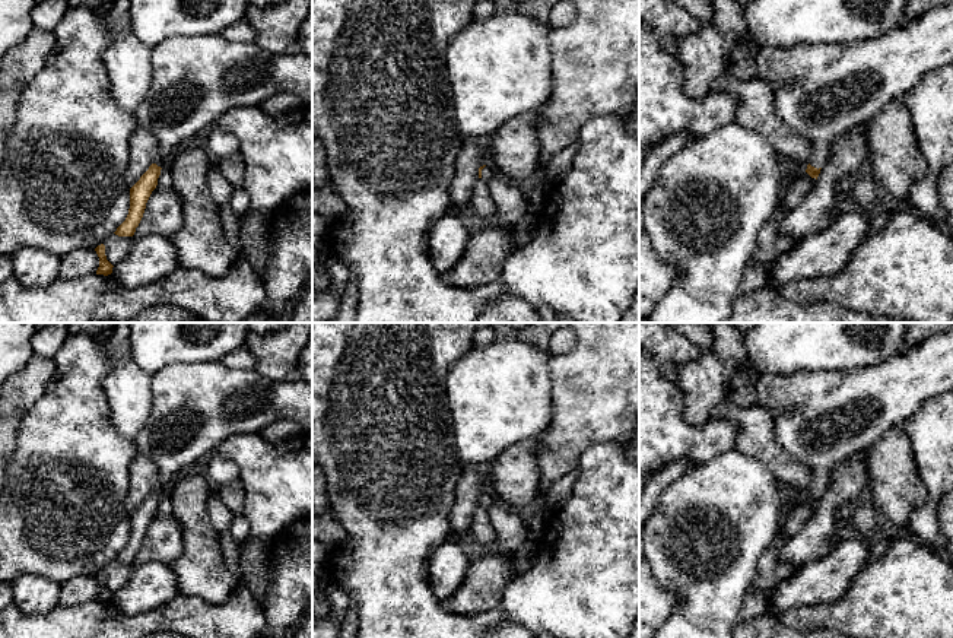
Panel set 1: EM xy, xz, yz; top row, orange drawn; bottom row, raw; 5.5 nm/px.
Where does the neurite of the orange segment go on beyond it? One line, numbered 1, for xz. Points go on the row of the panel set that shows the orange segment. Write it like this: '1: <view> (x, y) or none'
1: xz (488, 173)

